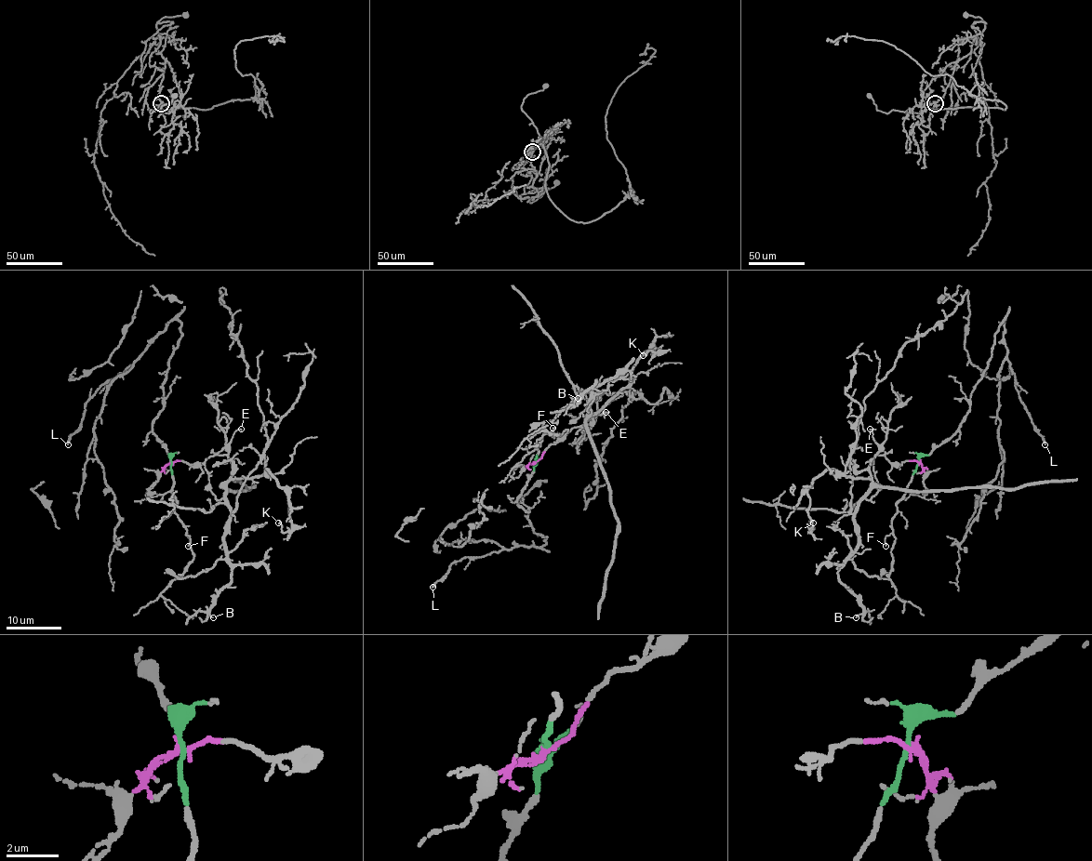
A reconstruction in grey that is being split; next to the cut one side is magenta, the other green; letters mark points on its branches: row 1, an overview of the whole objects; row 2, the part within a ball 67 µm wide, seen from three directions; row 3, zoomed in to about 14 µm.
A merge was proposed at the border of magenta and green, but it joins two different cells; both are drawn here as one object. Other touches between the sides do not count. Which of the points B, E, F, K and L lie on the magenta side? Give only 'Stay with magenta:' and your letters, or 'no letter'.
Stay with magenta: B, E, K

